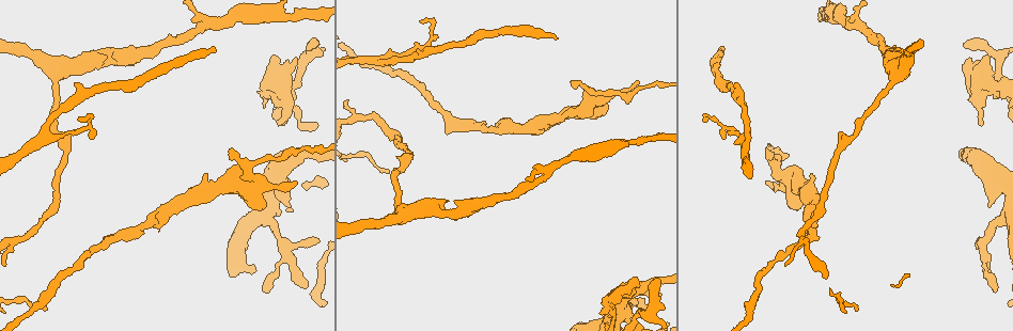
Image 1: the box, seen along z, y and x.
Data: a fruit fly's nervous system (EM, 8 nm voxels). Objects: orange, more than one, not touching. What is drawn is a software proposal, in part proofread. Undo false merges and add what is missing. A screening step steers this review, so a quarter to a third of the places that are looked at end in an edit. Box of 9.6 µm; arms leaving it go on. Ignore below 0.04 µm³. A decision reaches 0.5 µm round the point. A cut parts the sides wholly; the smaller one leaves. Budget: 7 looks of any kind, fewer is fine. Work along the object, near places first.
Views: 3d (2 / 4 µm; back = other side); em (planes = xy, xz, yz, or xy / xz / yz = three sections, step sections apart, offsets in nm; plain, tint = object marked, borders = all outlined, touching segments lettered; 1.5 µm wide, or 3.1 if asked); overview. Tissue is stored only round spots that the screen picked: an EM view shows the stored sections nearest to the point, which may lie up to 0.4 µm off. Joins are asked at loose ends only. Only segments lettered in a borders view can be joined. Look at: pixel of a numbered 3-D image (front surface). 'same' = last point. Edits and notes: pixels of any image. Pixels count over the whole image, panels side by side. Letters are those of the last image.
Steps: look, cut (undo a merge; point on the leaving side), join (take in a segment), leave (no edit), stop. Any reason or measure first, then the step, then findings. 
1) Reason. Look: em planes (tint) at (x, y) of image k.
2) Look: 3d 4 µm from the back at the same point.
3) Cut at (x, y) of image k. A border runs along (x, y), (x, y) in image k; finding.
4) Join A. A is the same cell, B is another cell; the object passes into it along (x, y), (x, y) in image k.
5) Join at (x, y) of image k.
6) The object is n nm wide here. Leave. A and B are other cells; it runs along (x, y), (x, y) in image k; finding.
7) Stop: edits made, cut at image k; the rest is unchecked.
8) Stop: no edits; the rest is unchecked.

Branch stops here. Look: em planes (borders) at (630, 281) of image 1.

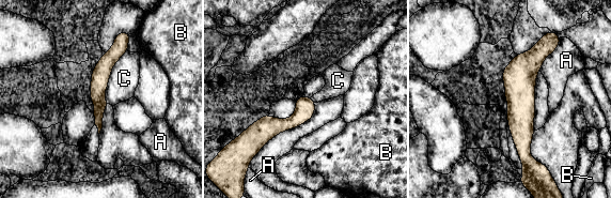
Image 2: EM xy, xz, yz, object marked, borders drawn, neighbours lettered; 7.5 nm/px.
The object is 130 nm wide here. Leave. A, B and C are other cells; it runs along (542, 44), (522, 70), (527, 162) in image 2; none of them fits.

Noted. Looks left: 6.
Calibre changes. Look: 3d 4 µm at (54, 88) of image 1.

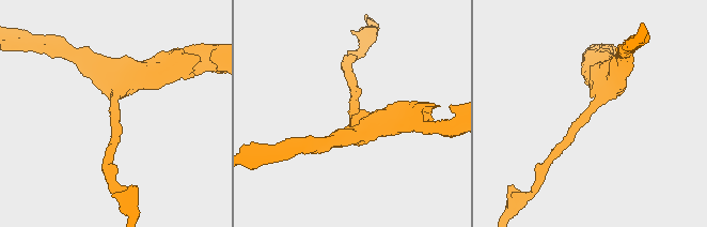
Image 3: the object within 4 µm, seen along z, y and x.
Look: em planes (plain) at (113, 112) of image 3.

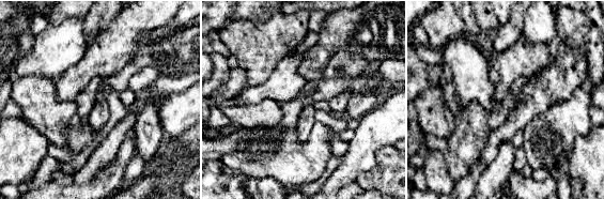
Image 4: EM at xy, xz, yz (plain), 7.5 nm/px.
Look: em planes (borders) at the same point.

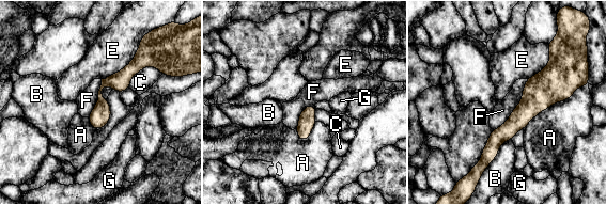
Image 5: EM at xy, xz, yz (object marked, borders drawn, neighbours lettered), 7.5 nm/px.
Leave. A, B, C, E, F and G are other cells; continuous, no second neuron.

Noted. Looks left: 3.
Branch stops here. Look: 3d 4 µm at (554, 39) of image 1.

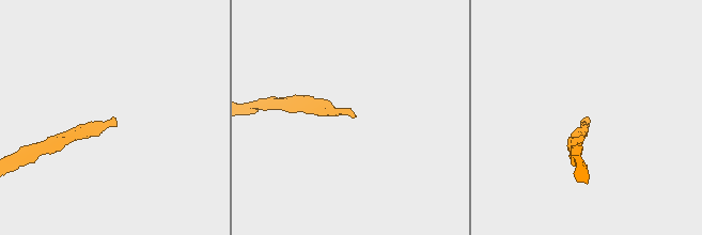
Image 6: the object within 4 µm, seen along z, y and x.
Shape alone is not enough. Look: em planes (borders) at (589, 119) of image 6.

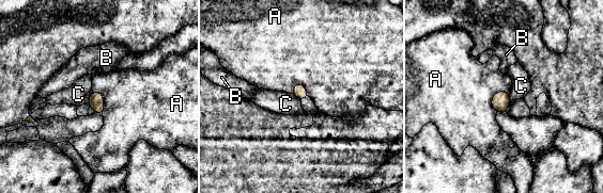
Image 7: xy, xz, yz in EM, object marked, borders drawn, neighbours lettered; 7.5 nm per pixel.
The object is 100 nm wide here. Join C. C is the same cell, A and B are other cells; the object passes into it along (96, 99), (90, 97), (78, 94) in image 7; it goes on there.

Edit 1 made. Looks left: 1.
Stop: edits made, join at image 7; the rest is unchecked.

